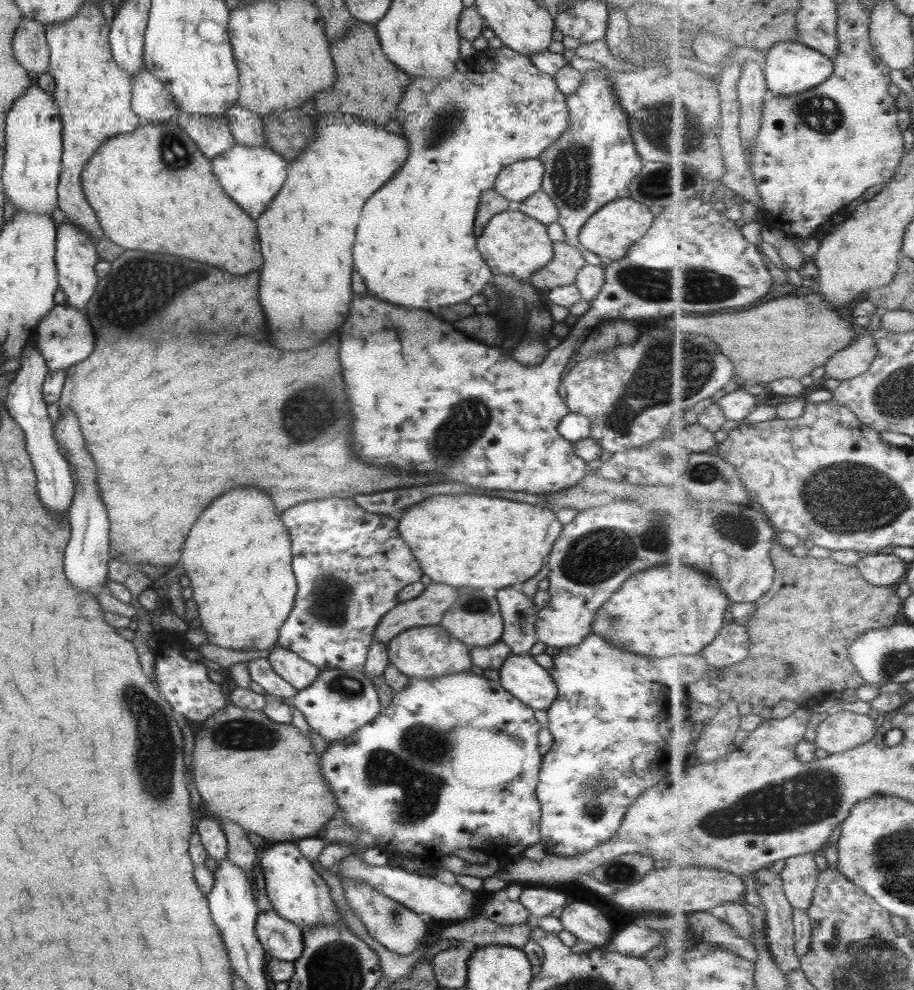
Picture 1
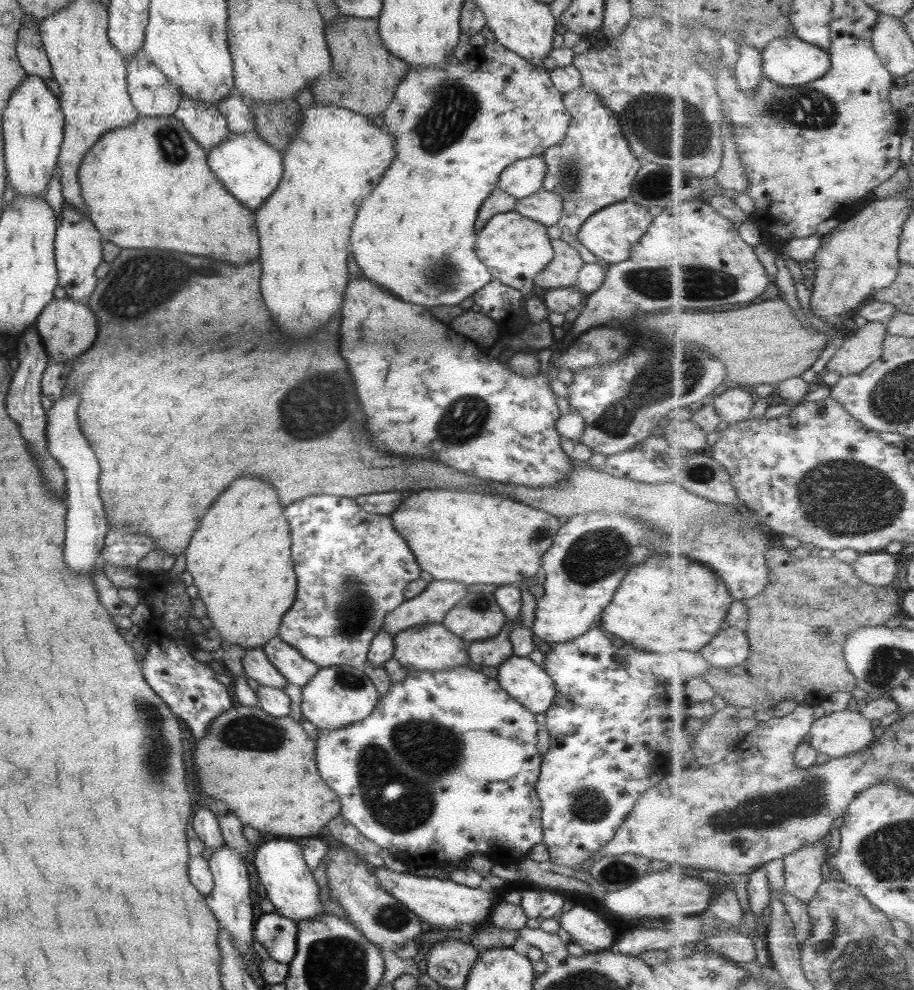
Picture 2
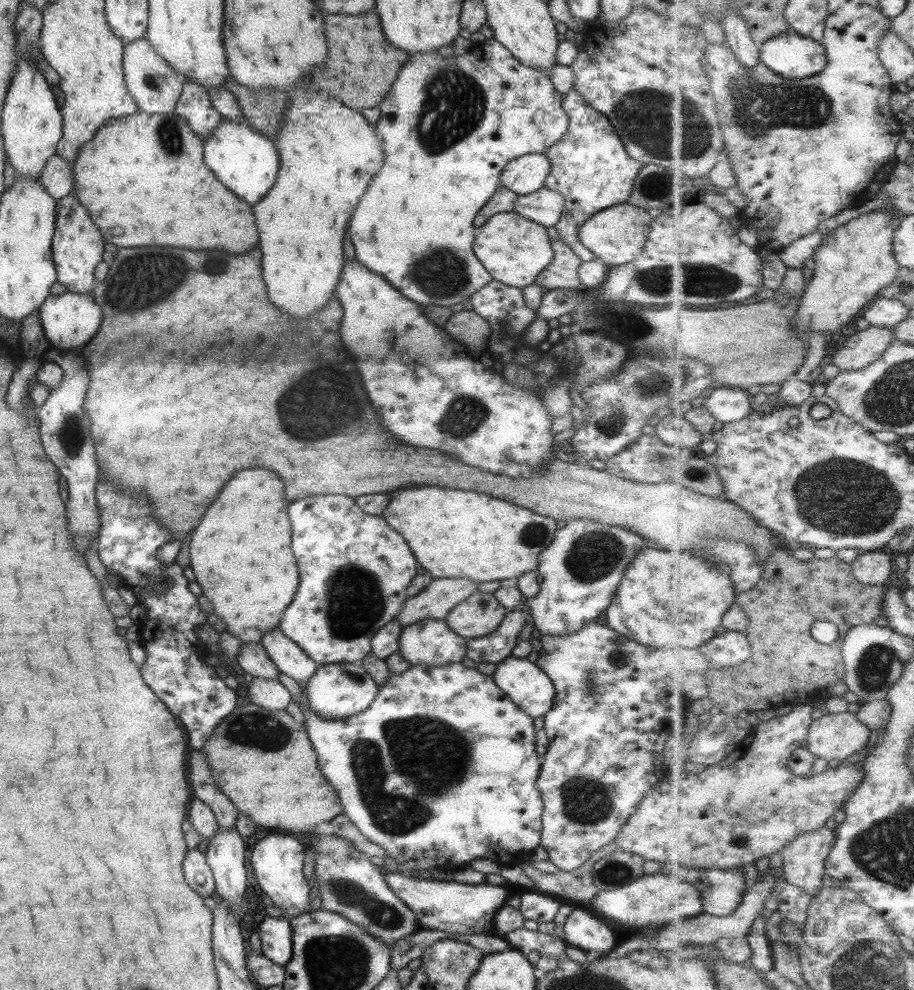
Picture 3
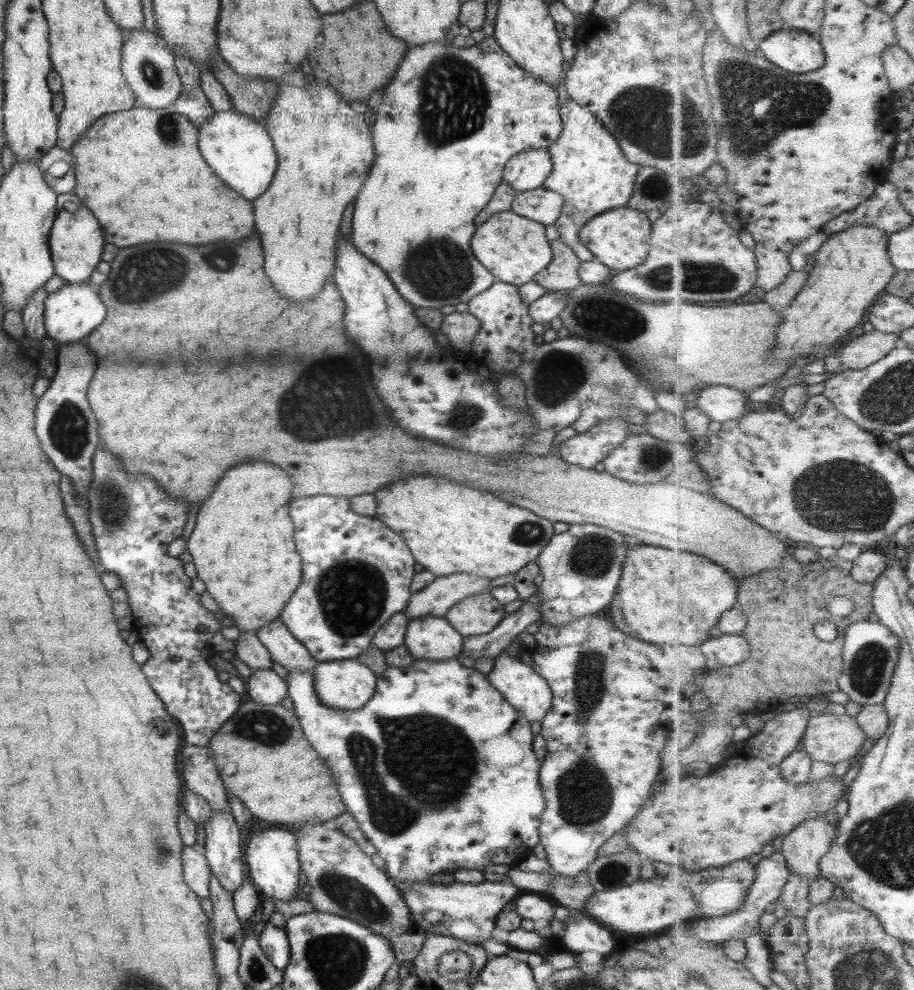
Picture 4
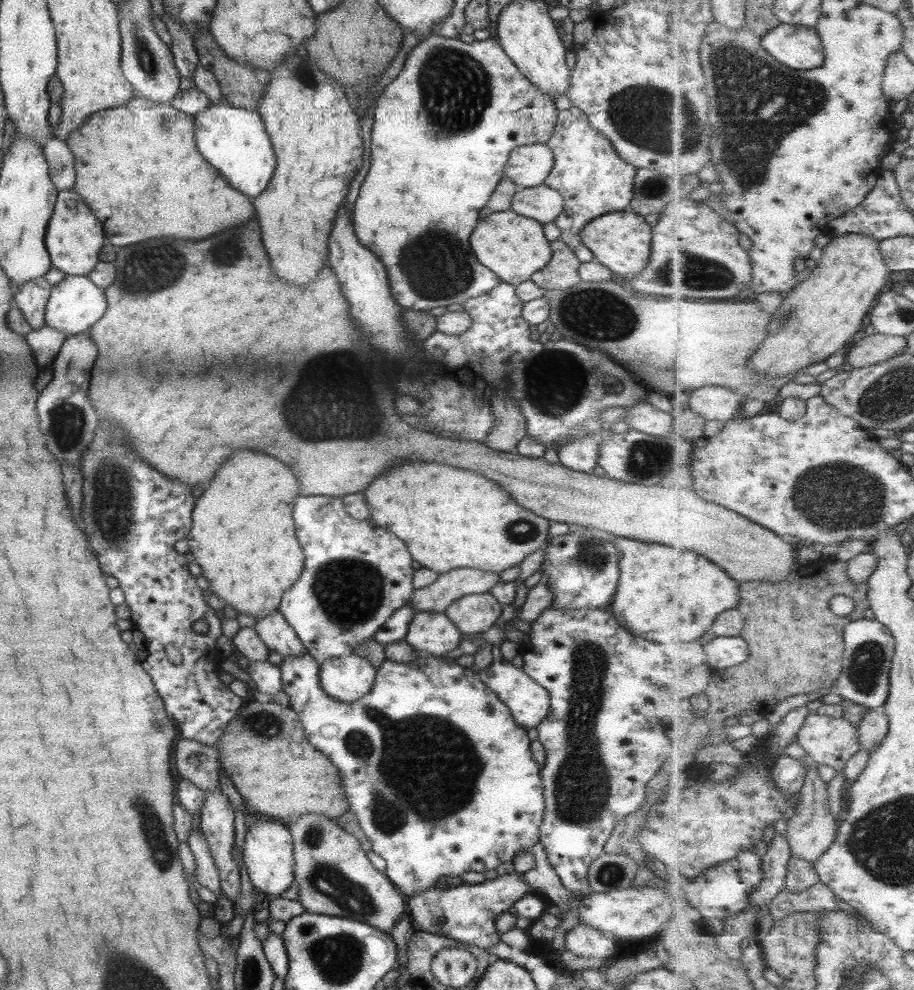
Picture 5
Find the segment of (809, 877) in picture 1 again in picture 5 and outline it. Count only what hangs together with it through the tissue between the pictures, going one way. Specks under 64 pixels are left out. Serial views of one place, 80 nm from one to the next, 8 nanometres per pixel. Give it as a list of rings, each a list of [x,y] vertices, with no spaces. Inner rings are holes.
[[[797,742],[787,745],[784,754],[797,760],[806,762],[806,777],[803,788],[800,790],[800,803],[787,822],[786,837],[791,845],[793,855],[804,858],[807,862],[815,864],[816,860],[831,848],[838,837],[839,819],[833,818],[829,812],[829,794],[827,794],[827,781],[818,773],[818,762],[812,759],[808,752]]]

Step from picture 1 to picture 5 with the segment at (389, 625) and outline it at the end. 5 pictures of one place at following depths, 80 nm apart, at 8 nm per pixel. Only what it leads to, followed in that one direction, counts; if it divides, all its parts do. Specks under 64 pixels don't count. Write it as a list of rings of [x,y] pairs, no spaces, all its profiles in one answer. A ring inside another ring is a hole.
[[[456,568],[438,573],[430,586],[412,591],[408,605],[413,612],[444,613],[445,608],[469,594],[487,593],[499,580],[499,573],[472,568]]]

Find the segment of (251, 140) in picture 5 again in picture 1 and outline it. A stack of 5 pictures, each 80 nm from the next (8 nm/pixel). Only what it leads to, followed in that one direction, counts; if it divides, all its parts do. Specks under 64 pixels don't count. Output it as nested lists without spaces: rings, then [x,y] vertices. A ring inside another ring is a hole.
[[[233,144],[227,150],[216,154],[211,160],[212,174],[221,185],[223,192],[255,220],[267,203],[278,193],[280,186],[287,178],[288,163],[281,155],[269,147],[250,147]]]

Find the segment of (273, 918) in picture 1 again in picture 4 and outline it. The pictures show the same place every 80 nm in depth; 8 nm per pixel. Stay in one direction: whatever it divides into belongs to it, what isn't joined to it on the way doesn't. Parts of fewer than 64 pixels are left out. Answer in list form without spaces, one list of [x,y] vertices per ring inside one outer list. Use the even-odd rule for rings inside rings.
[[[267,921],[258,938],[265,958],[277,969],[283,969],[289,962],[289,947],[284,928],[277,928]]]

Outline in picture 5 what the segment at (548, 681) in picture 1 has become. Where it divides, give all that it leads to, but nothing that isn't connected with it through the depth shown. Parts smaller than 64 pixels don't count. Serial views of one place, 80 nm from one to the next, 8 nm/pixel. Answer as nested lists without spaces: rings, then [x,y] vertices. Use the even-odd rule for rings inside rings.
[[[497,645],[491,648],[492,662],[477,671],[479,680],[496,694],[496,697],[509,709],[515,725],[523,730],[533,729],[539,726],[539,723],[545,718],[549,706],[549,695],[544,688],[541,688],[536,682],[533,682],[521,668],[514,668],[509,661],[501,659],[501,653]]]

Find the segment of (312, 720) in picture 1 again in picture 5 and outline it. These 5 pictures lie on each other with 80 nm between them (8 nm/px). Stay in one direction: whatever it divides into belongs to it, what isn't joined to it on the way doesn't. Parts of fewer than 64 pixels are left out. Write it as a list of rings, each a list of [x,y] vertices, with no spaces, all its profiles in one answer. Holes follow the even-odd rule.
[[[352,653],[327,658],[318,668],[323,692],[346,703],[367,694],[376,676],[376,670],[365,658]]]

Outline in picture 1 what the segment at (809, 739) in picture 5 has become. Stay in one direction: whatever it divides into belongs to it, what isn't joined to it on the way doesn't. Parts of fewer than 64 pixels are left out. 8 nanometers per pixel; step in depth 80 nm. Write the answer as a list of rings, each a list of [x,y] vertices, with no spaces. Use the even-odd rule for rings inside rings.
[[[842,710],[828,717],[816,729],[815,744],[830,754],[847,752],[867,744],[878,734],[873,713]]]

